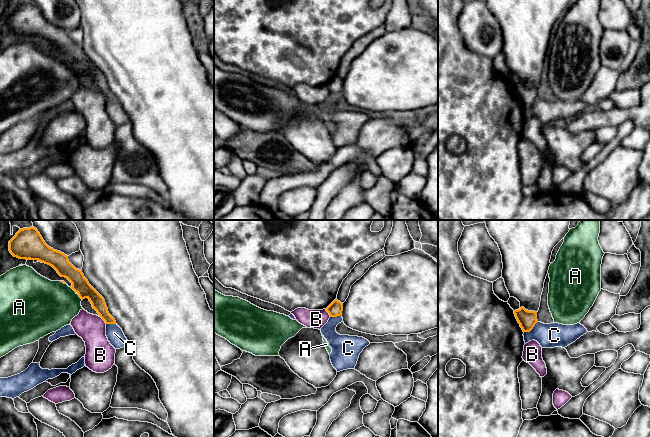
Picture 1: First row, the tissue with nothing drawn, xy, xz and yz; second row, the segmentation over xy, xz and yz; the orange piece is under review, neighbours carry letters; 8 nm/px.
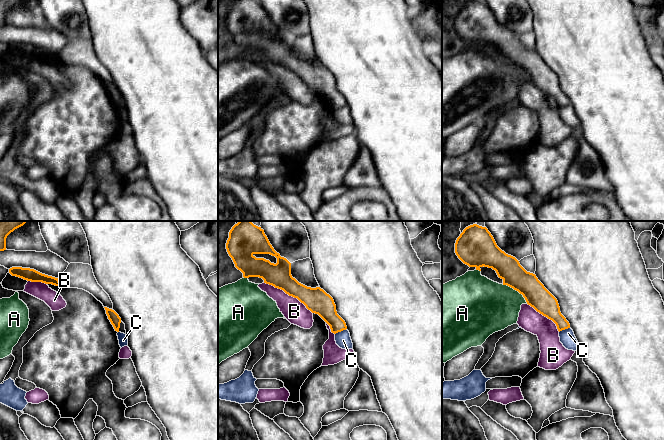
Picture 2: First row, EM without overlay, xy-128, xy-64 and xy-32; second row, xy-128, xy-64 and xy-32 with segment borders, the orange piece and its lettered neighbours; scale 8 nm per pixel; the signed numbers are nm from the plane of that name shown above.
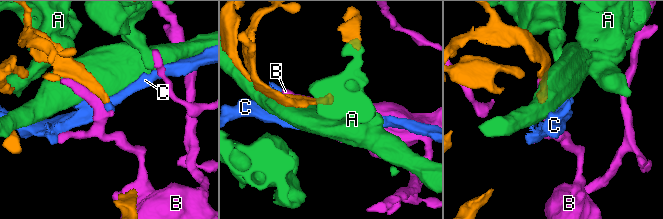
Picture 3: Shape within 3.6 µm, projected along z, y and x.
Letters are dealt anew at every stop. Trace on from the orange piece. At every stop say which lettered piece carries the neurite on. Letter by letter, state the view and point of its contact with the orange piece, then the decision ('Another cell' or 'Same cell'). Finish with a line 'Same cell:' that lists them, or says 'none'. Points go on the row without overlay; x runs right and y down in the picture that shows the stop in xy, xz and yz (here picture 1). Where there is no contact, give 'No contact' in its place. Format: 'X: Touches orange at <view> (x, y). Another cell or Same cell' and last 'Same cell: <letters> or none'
A: Touches orange at xy (80, 73). Another cell
B: Touches orange at xz (328, 88). Another cell
C: Touches orange at yz (531, 105). Same cell
Same cell: C

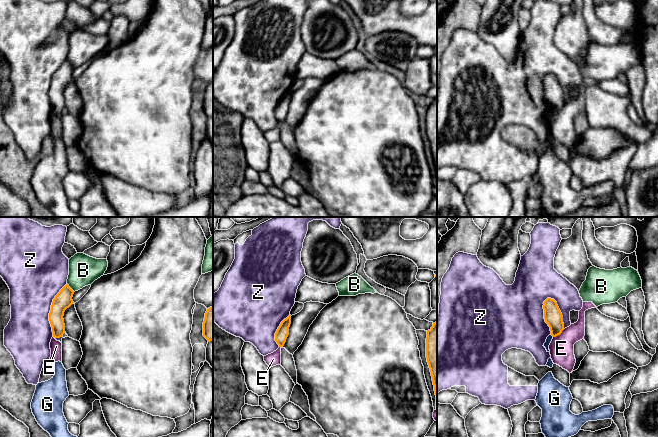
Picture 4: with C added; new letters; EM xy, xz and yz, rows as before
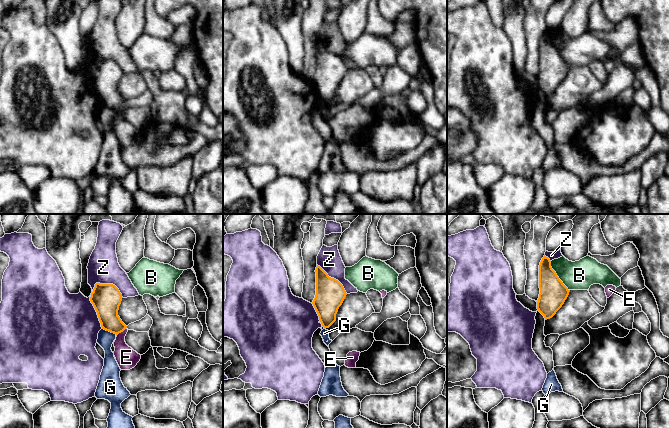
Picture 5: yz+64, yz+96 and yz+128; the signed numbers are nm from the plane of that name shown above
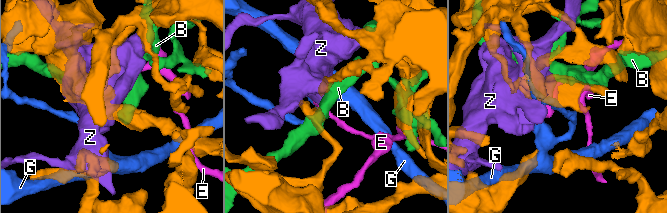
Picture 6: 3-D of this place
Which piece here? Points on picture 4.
B: Touches orange at xy (69, 63). Another cell
E: Touches orange at yz (558, 110). Another cell
G: Touches orange at yz (552, 111). Another cell
Z: Touches orange at yz (544, 92). Another cell
Same cell: none

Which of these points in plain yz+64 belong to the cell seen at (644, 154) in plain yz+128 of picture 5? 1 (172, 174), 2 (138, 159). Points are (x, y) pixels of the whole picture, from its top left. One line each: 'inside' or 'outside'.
1: outside
2: inside

